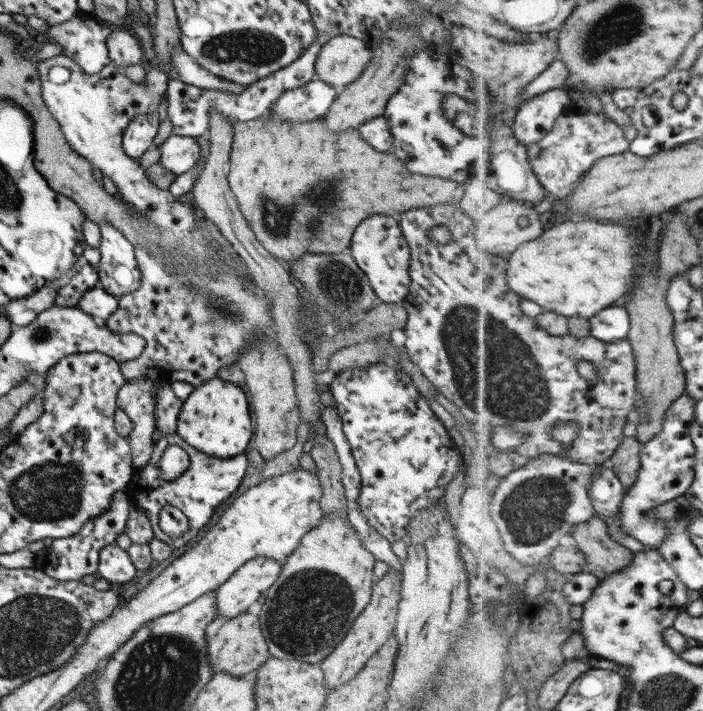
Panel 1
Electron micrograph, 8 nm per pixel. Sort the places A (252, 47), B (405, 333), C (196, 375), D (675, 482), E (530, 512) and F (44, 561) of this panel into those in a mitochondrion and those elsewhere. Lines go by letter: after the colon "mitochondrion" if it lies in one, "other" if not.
A: mitochondrion
B: other
C: other
D: other
E: mitochondrion
F: other

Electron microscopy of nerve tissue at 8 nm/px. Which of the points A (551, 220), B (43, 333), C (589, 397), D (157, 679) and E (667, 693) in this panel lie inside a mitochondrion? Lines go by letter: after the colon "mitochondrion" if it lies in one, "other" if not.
A: other
B: mitochondrion
C: other
D: mitochondrion
E: mitochondrion

